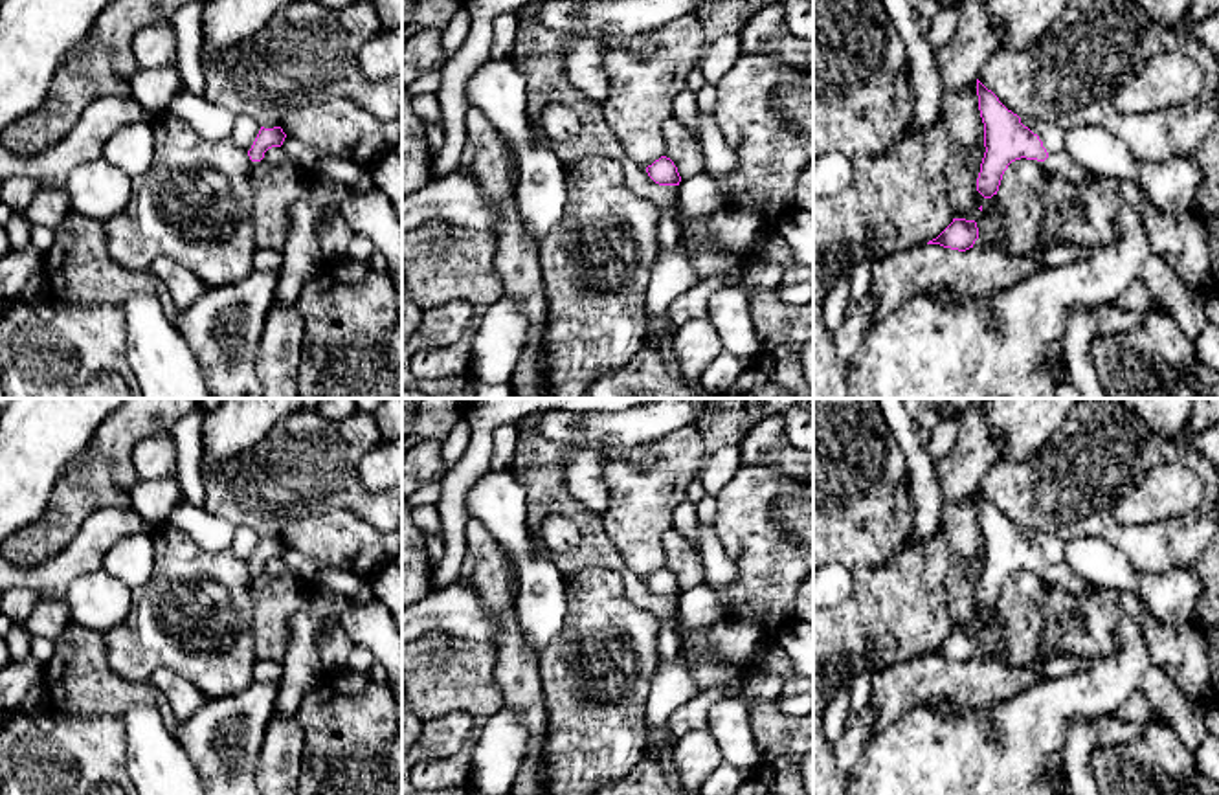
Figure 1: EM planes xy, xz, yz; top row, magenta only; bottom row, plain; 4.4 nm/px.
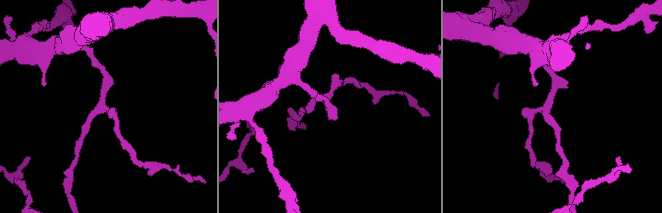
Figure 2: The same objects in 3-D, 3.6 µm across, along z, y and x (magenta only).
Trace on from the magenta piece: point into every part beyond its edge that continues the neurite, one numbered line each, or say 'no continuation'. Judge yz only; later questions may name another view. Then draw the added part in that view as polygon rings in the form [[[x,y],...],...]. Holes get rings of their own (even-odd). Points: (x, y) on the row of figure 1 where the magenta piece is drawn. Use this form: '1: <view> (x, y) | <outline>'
1: yz (1060, 164) | [[[1065,151],[1048,154],[1043,167],[1067,182],[1087,184],[1092,174],[1068,158]]]

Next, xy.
no continuation

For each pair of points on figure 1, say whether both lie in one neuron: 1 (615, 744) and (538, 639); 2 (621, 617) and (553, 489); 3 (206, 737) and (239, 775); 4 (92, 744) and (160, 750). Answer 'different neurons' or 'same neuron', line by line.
1: different neurons
2: different neurons
3: same neuron
4: different neurons

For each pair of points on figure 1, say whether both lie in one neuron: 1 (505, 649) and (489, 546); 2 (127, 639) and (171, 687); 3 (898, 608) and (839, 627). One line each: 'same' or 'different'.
1: same
2: different
3: same

